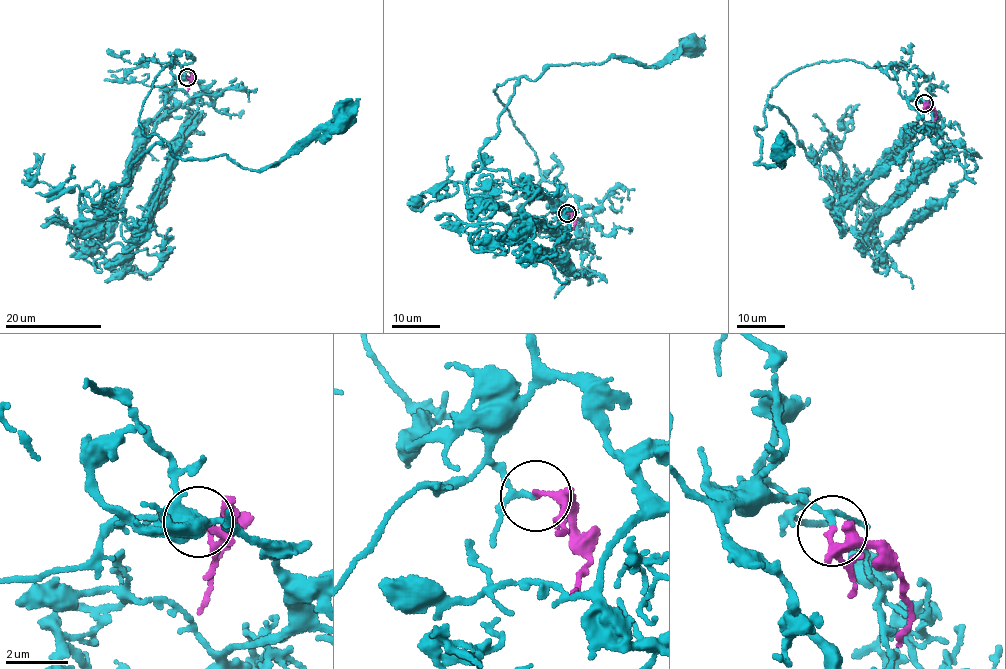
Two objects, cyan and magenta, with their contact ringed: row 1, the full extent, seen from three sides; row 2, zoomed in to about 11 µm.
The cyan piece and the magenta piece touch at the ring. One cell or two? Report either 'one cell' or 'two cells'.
one cell

